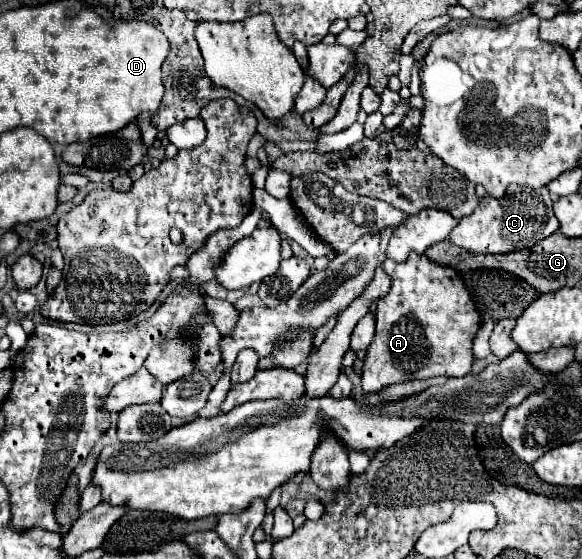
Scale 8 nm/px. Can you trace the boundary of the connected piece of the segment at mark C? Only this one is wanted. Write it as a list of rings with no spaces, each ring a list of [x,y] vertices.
[[[511,185],[507,195],[501,199],[483,197],[477,209],[459,221],[449,239],[457,247],[463,247],[471,253],[509,253],[527,249],[553,235],[557,229],[559,221],[553,215],[553,203],[547,187],[531,189],[525,185]]]

